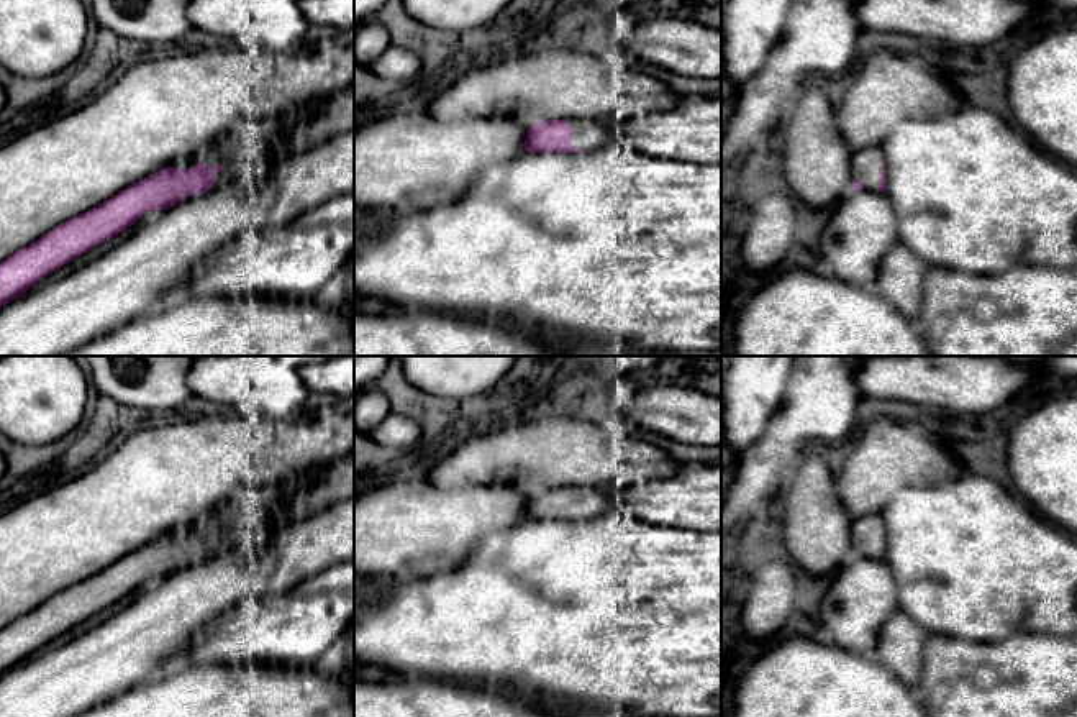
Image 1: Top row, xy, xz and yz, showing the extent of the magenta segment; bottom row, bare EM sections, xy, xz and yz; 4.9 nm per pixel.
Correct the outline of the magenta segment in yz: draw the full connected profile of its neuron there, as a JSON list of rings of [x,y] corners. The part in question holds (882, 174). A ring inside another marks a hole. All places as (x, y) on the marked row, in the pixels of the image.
[[[882,146],[856,151],[849,158],[852,189],[885,192],[888,179],[888,156]]]

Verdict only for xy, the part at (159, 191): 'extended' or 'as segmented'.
extended

